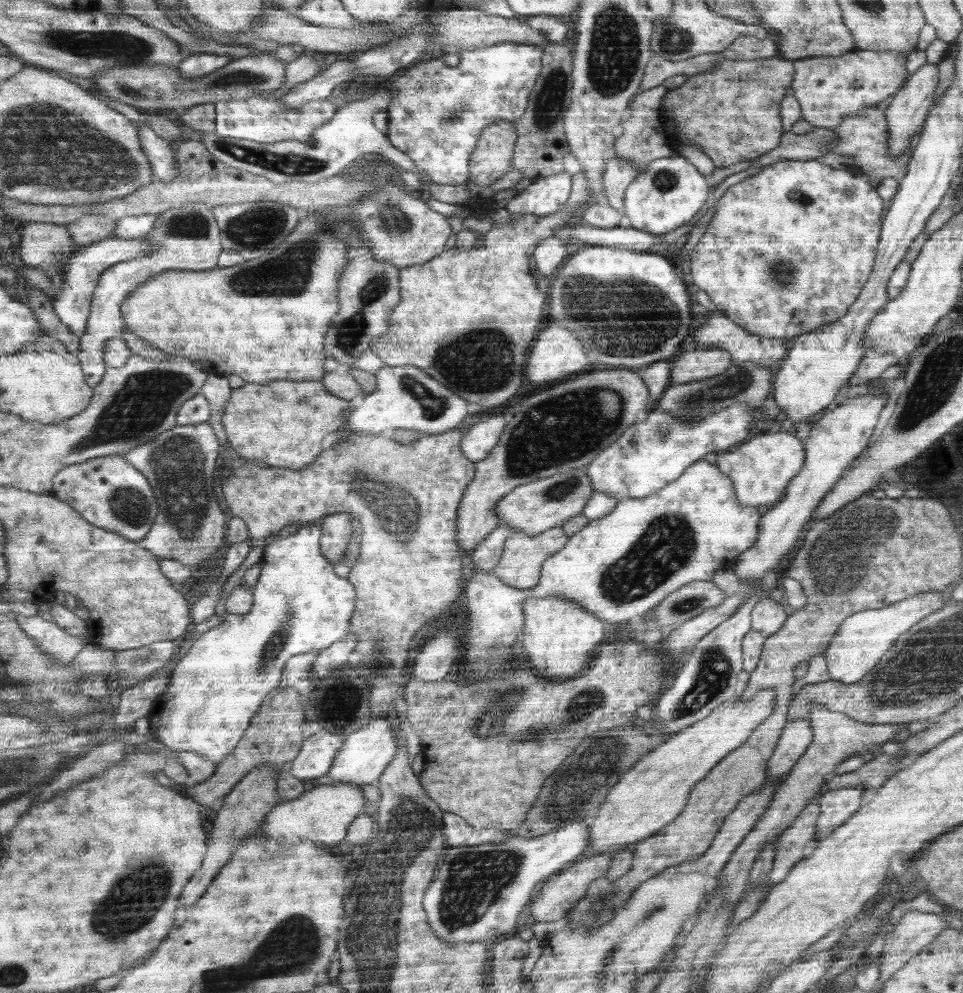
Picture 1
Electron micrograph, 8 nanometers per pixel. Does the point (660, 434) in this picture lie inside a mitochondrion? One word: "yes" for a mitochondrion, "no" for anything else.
yes

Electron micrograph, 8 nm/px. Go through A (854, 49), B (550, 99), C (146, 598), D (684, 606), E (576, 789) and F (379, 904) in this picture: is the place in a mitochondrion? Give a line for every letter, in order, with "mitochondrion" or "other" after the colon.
A: other
B: mitochondrion
C: other
D: mitochondrion
E: mitochondrion
F: mitochondrion

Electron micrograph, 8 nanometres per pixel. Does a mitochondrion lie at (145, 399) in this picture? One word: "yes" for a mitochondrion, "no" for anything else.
yes

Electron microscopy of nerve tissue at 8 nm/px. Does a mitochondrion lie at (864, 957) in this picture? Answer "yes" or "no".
no

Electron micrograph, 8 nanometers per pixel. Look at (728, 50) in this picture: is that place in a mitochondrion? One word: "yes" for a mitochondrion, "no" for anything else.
no

